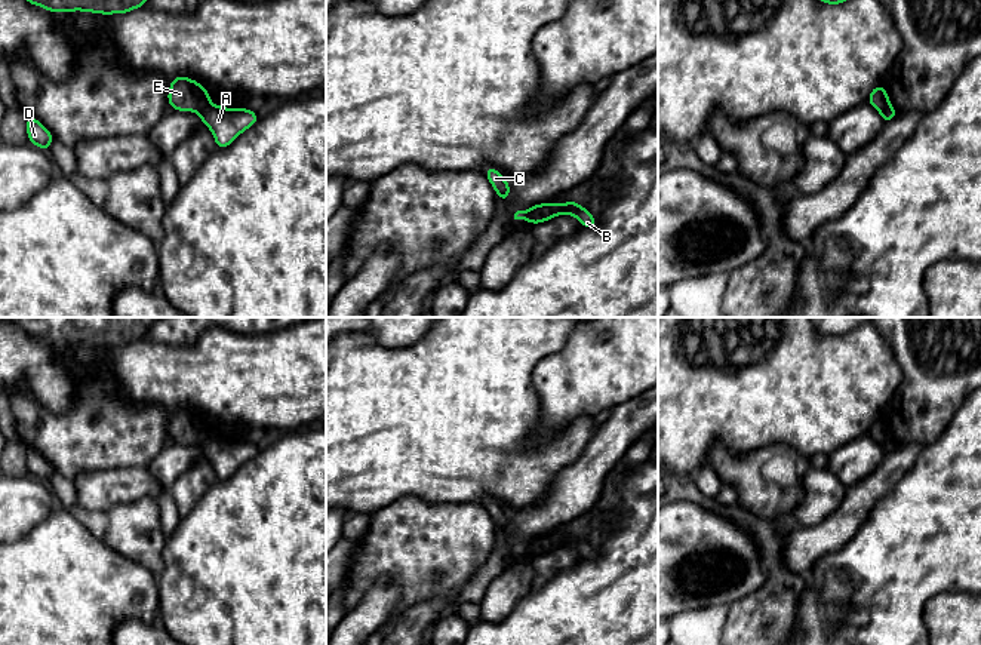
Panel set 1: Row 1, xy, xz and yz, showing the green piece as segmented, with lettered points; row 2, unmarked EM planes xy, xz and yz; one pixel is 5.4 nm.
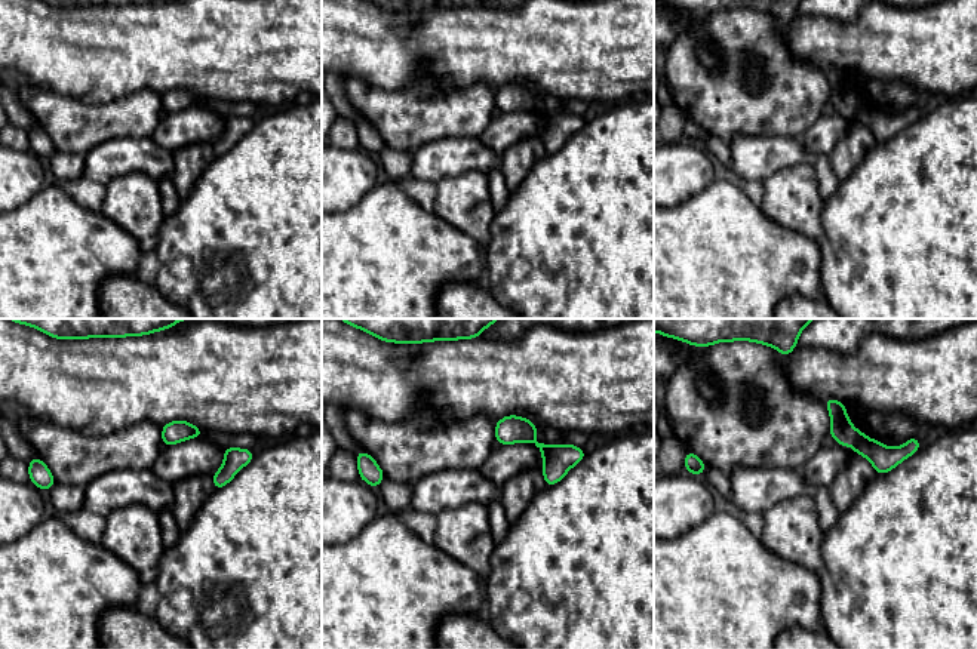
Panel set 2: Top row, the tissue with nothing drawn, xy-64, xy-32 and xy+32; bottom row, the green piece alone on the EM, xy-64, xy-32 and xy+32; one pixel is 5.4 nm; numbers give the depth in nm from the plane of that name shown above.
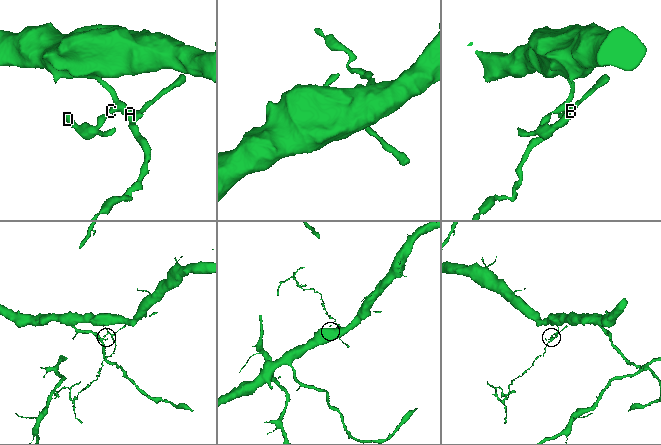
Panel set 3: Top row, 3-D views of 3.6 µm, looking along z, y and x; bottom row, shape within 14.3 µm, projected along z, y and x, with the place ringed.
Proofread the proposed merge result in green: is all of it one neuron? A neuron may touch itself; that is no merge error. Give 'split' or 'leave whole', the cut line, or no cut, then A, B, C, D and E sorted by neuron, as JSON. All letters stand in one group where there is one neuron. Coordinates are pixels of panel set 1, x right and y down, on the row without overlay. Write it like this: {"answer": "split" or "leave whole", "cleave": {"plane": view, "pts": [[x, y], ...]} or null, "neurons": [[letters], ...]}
{"answer": "split", "cleave": {"plane": "xy", "pts": [[209, 435], [196, 444]]}, "neurons": [["A", "B"], ["C", "D", "E"]]}

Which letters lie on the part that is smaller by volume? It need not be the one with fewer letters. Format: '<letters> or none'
A, B

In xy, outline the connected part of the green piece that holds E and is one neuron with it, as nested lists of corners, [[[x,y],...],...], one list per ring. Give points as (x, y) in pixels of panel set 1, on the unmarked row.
[[[178,408],[170,414],[167,436],[175,443],[197,445],[210,436],[210,427],[199,414]]]

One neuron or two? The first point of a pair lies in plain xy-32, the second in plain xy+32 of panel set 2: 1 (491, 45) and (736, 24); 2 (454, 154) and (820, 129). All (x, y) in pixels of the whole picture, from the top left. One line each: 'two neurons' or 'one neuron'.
1: two neurons
2: two neurons

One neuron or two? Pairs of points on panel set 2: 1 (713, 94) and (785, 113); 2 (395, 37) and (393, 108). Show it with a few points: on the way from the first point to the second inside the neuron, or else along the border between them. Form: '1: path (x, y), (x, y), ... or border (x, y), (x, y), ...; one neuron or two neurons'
1: path (731, 98), (767, 98); one neuron
2: border (426, 76), (399, 89), (361, 79); two neurons

